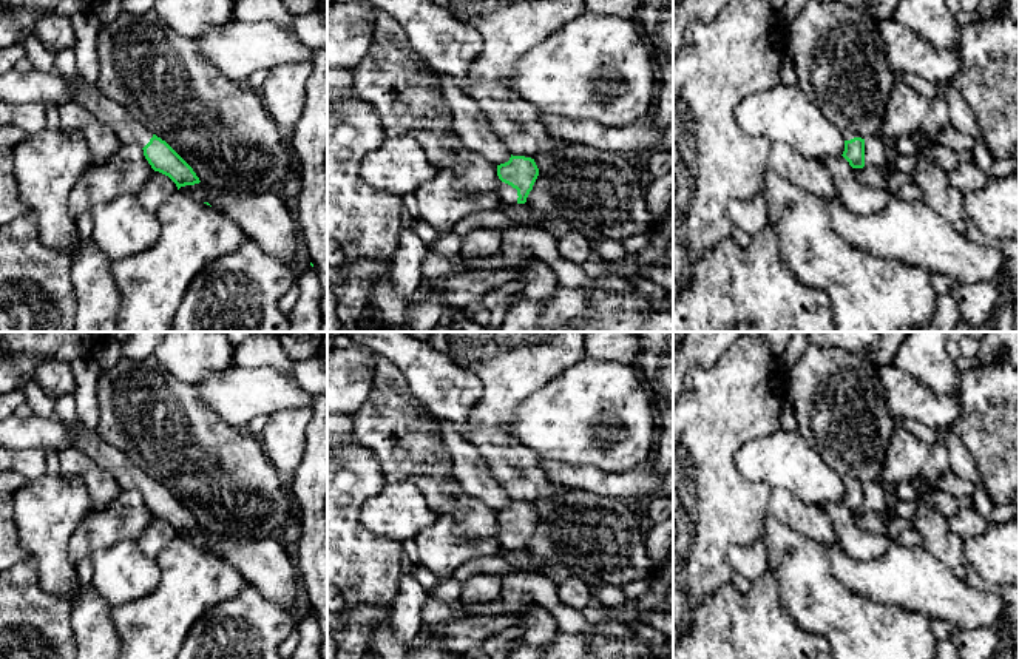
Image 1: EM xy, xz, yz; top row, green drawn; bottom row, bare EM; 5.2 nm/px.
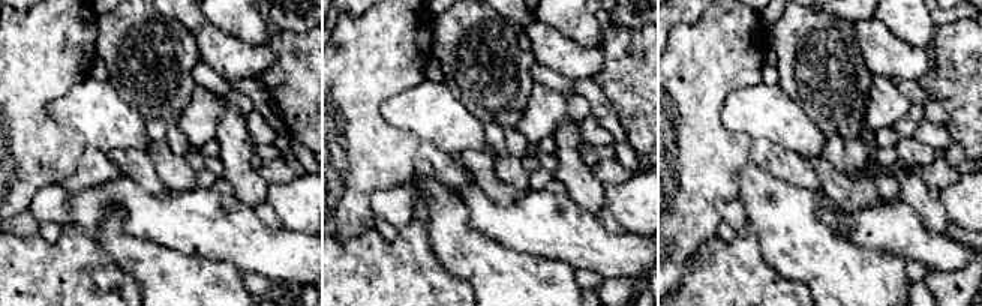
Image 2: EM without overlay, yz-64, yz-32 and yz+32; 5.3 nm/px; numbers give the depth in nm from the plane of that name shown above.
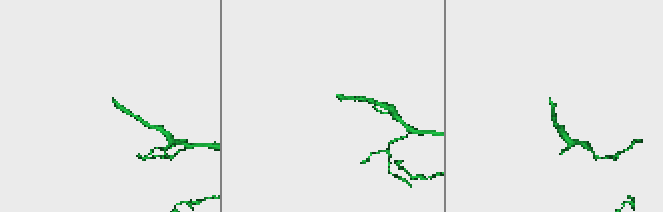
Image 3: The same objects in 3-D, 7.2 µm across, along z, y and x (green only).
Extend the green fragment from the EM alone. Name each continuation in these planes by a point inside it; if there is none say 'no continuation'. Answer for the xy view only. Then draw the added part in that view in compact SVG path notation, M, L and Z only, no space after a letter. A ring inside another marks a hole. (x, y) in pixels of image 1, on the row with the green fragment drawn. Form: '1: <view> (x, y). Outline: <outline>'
1: xy (128, 130). Outline: M36 34L22 43L25 56L32 66L42 73L57 74L79 90L79 103L91 111L102 123L113 130L120 145L137 144L145 147L153 133L136 120L122 105L105 97L96 85L86 82L80 74L63 76L56 68L56 52L48 49Z

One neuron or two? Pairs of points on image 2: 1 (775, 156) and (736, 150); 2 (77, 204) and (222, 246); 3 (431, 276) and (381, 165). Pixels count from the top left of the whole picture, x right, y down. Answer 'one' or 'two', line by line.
1: two
2: one
3: two

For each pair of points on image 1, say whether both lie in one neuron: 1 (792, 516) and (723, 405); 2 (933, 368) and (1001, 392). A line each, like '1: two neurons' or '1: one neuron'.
1: two neurons
2: two neurons

